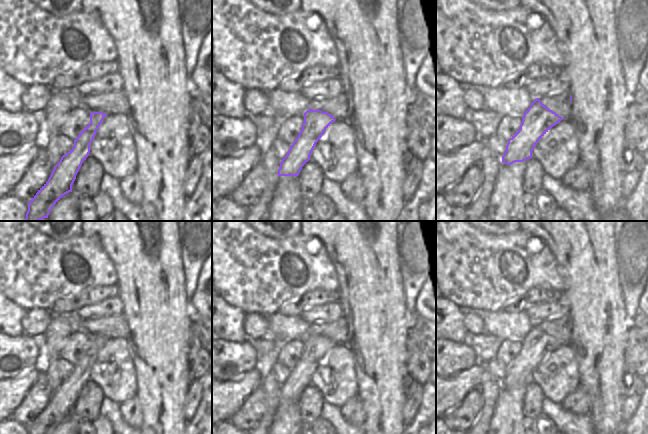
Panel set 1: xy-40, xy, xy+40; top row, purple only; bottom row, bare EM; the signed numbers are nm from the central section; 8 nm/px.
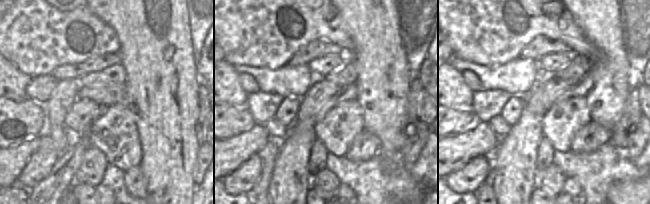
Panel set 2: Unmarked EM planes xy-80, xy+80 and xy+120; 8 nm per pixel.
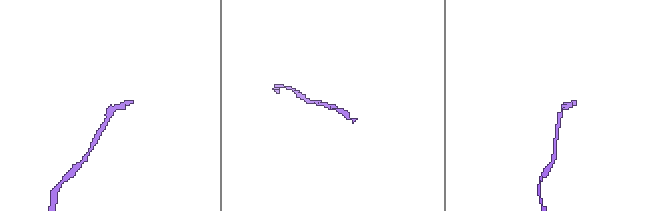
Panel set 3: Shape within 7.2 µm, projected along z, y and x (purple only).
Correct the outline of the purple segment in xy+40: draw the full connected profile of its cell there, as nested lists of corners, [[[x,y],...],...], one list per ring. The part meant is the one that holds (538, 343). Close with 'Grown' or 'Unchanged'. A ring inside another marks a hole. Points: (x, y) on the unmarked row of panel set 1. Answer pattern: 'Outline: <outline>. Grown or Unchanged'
Outline: [[[540,322],[535,323],[524,337],[520,353],[508,364],[502,386],[511,389],[532,382],[538,365],[563,343],[547,332]]]. Unchanged.

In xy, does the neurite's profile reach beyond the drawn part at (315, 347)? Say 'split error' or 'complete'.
complete

